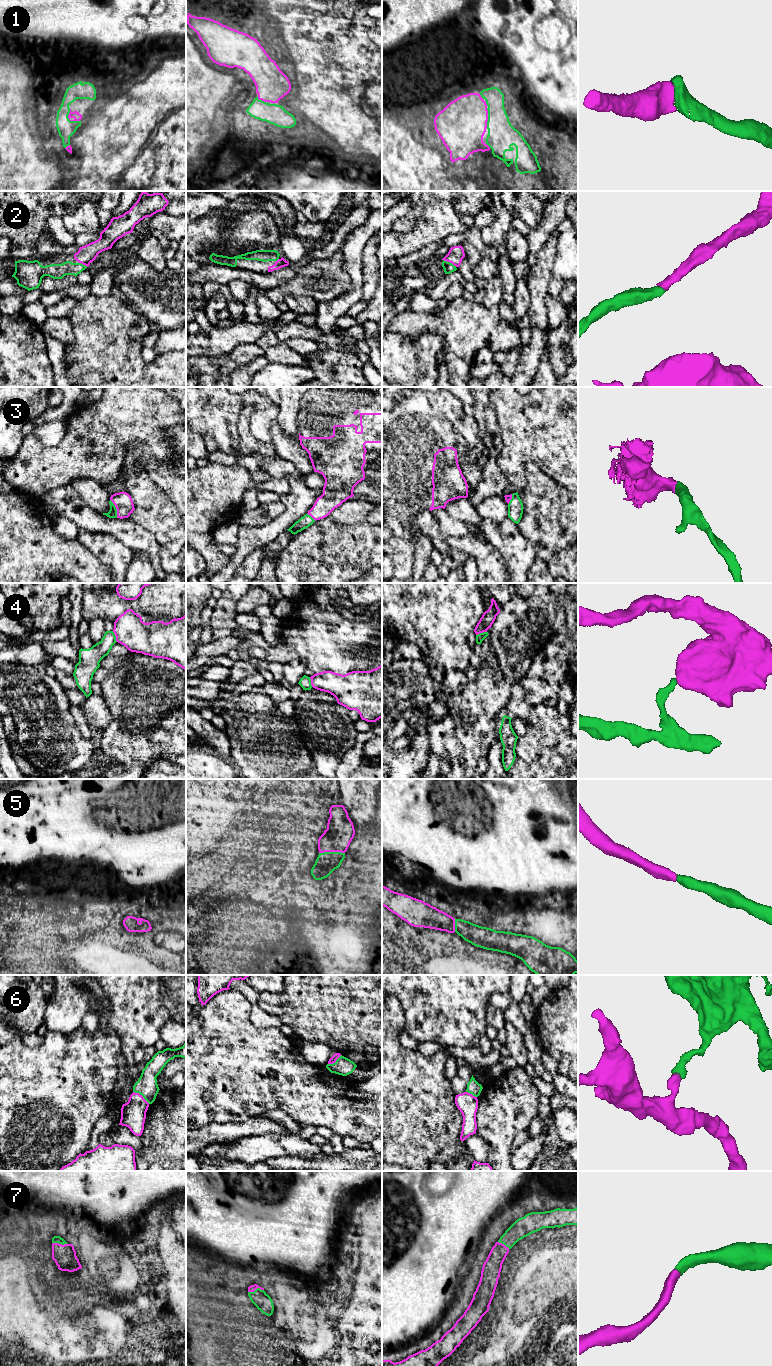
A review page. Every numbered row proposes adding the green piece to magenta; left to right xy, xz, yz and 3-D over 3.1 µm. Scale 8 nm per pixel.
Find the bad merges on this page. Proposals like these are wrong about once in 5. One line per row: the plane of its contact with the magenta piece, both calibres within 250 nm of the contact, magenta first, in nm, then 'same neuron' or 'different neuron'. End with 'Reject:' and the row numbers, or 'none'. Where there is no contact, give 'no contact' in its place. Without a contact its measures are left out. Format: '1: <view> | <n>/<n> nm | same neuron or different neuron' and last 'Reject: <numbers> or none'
1: xy | 60/140 nm | same neuron
2: yz | 130/90 nm | same neuron
3: xy | 150/70 nm | same neuron
4: xy | 260/140 nm | different neuron
5: xz | 220/170 nm | same neuron
6: xy | 200/170 nm | different neuron
7: xy | 180/60 nm | same neuron
Reject: 4, 6

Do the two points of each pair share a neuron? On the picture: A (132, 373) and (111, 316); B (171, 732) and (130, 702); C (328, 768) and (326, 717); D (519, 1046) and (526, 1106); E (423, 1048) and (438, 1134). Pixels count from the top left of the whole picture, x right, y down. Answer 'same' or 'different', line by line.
A: same
B: same
C: same
D: different
E: different

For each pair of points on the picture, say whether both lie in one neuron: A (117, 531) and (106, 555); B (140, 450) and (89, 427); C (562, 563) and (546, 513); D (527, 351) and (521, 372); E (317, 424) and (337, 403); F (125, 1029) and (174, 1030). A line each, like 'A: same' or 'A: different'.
A: different
B: different
C: same
D: same
E: same
F: different

